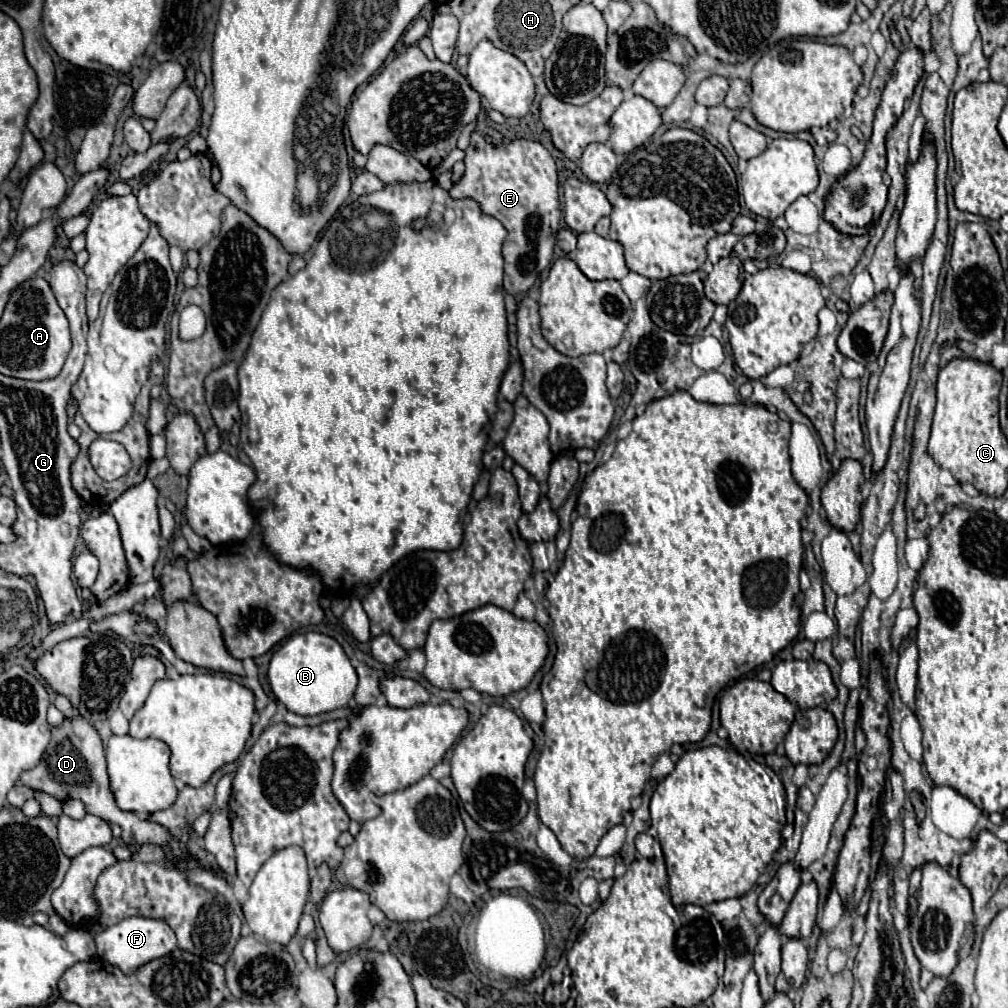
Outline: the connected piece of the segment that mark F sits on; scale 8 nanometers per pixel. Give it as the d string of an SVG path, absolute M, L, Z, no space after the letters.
M135 915L135 917L127 917L121 923L111 925L105 931L97 933L95 945L97 945L97 953L105 961L119 967L123 973L133 973L133 971L137 971L137 967L141 967L141 963L149 963L151 959L157 959L157 957L173 951L177 947L177 939L175 939L175 933L171 931L171 927L163 919Z

